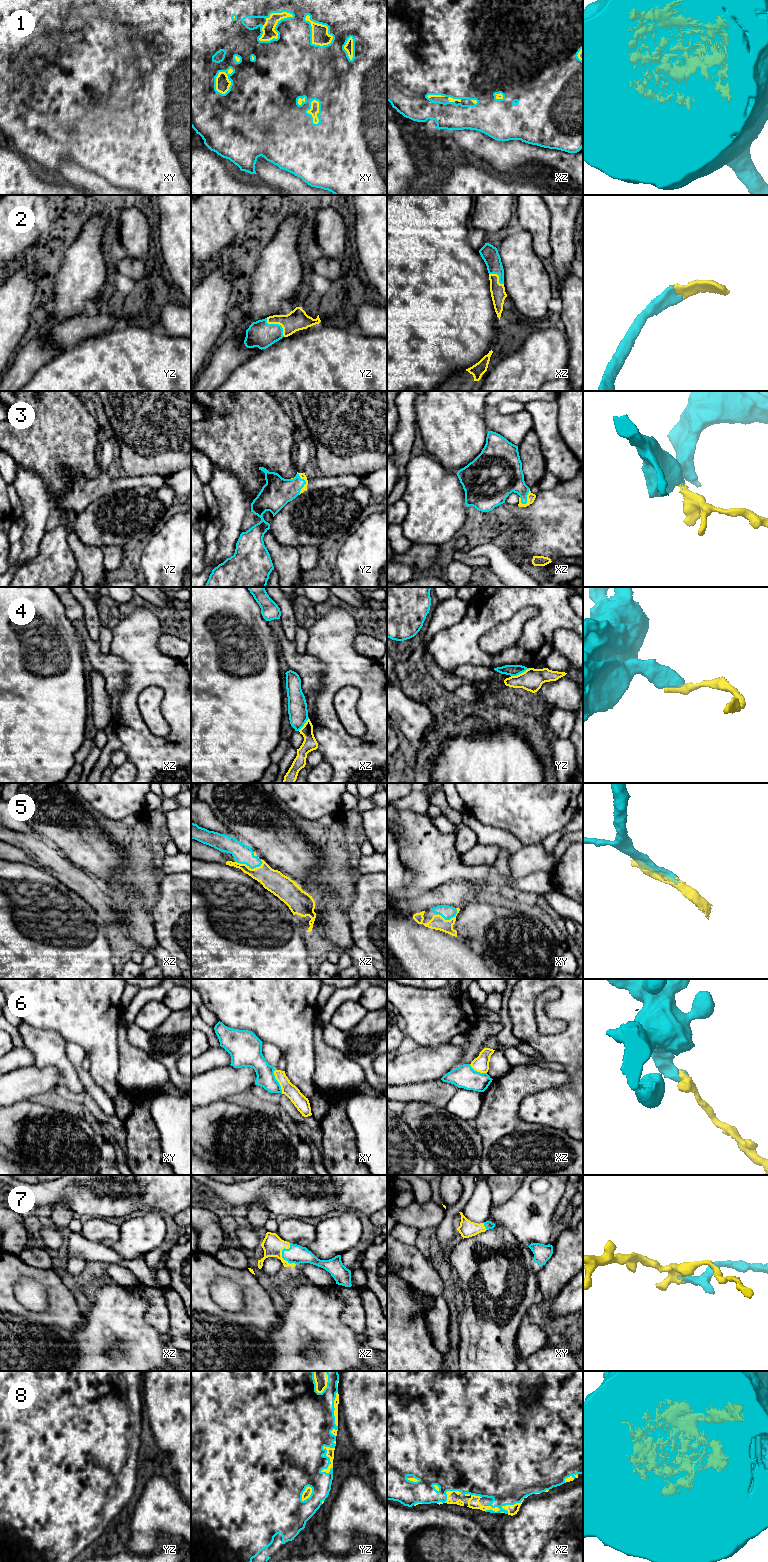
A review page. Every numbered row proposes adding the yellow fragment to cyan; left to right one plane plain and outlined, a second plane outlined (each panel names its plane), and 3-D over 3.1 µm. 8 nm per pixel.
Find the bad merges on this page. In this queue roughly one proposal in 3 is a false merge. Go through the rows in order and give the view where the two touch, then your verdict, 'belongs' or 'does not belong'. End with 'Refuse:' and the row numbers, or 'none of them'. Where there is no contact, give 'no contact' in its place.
1: meets cyan in xy; belongs
2: meets cyan in yz; belongs
3: meets cyan in yz; belongs
4: meets cyan in yz; does not belong
5: meets cyan in xz; belongs
6: meets cyan in xy; does not belong
7: meets cyan in xz; belongs
8: meets cyan in yz; belongs
Refuse: 4, 6

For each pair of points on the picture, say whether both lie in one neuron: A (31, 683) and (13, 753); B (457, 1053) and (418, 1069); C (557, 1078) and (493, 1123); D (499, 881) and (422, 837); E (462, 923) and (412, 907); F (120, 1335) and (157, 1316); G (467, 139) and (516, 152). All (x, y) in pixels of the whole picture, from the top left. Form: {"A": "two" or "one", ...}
{"A": "one", "B": "one", "C": "one", "D": "one", "E": "two", "F": "two", "G": "one"}

